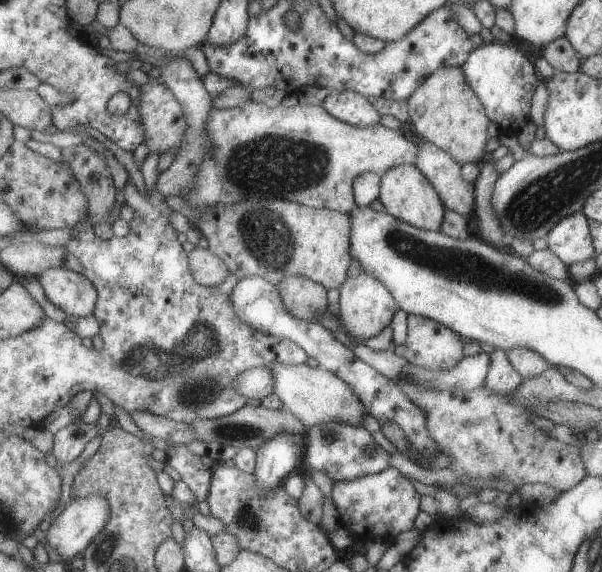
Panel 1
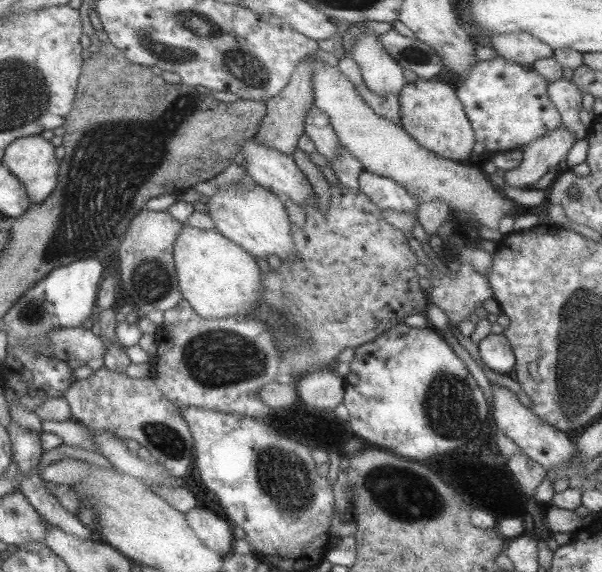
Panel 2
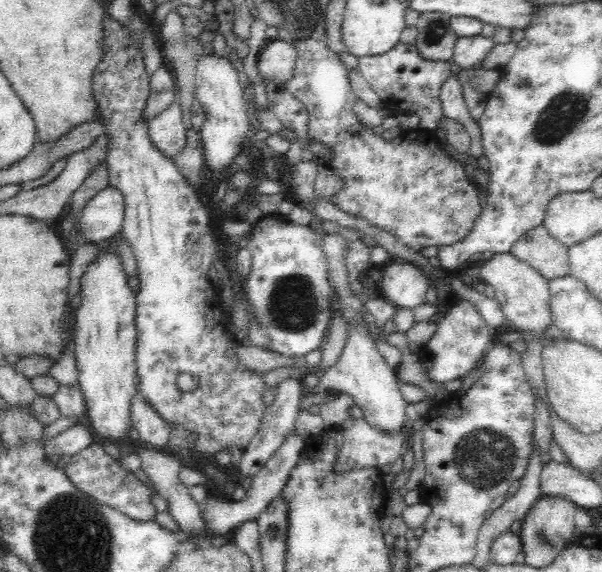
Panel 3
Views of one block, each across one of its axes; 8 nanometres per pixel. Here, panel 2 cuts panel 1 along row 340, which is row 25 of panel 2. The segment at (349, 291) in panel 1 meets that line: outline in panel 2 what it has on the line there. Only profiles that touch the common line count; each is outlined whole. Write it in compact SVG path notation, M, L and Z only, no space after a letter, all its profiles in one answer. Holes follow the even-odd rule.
M355 24L355 27L355 39L349 56L361 72L361 81L377 96L398 94L406 84L403 69L383 51L379 36L360 24Z

